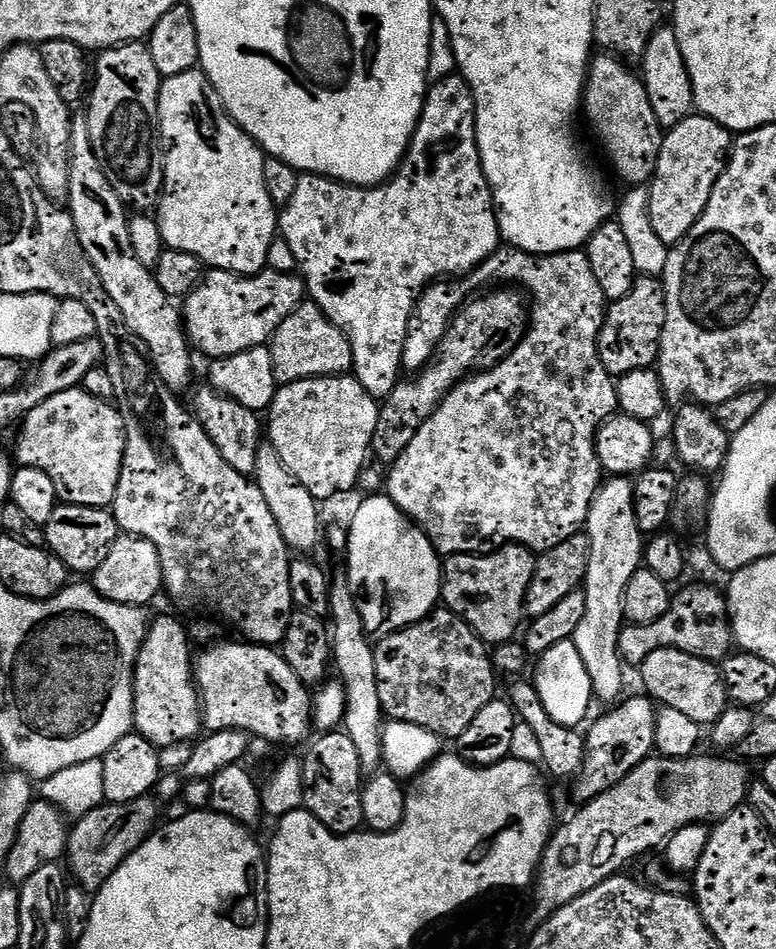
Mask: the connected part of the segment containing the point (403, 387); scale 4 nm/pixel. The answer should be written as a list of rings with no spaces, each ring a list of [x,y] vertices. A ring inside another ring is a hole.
[[[500,286],[469,299],[452,317],[446,334],[428,365],[411,378],[401,379],[380,404],[378,426],[374,429],[372,439],[371,455],[375,463],[391,466],[398,458],[402,458],[406,446],[414,442],[414,434],[418,434],[420,427],[433,416],[436,407],[448,397],[449,392],[469,374],[502,363],[524,341],[524,333],[529,324],[529,301],[525,293],[515,287]]]

